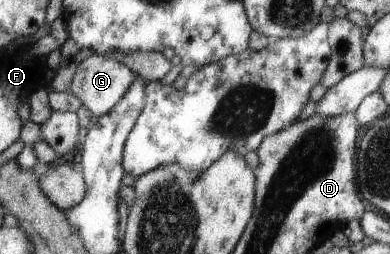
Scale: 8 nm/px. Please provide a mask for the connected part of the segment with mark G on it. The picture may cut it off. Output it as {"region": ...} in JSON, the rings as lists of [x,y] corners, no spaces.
{"region":[[[100,53],[88,57],[79,64],[68,91],[79,97],[84,107],[92,111],[92,115],[99,118],[110,113],[124,99],[136,78],[137,75],[127,64],[120,63],[119,60],[108,58]]]}

